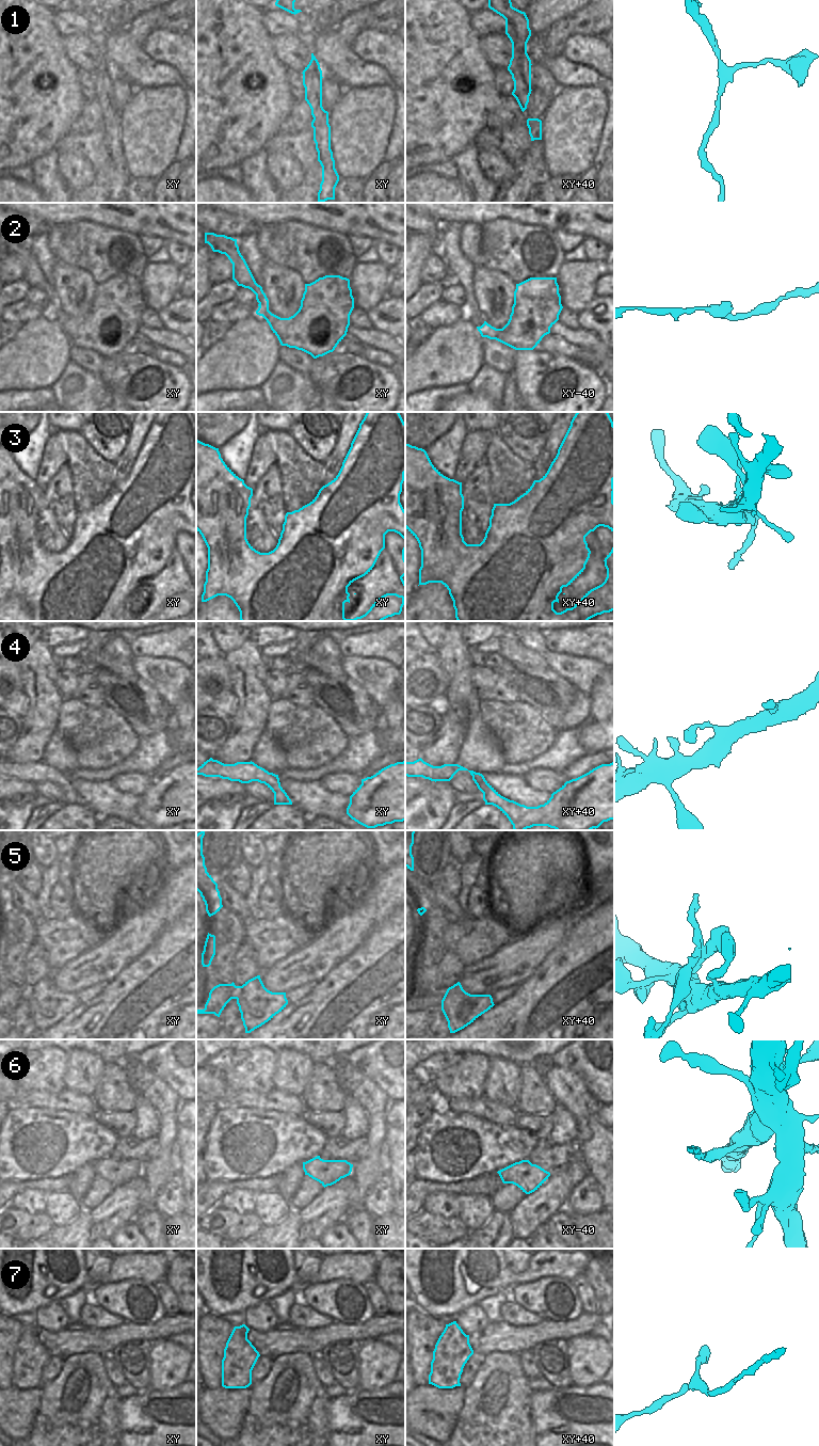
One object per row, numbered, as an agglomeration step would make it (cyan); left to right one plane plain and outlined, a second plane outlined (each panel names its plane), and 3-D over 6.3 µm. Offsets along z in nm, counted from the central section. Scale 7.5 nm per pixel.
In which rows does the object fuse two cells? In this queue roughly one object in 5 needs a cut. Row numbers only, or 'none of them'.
5, 6

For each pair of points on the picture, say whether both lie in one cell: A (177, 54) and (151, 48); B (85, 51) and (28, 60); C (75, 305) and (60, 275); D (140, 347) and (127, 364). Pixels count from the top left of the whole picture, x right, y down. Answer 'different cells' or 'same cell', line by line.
A: same cell
B: different cells
C: same cell
D: different cells

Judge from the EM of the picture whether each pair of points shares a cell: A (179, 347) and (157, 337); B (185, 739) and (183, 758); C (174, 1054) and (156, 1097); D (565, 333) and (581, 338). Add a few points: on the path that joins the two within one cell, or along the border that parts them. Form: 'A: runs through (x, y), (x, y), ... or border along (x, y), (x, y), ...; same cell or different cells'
A: runs through (174, 342), (162, 337); same cell
B: border along (185, 749), (176, 751); different cells
C: border along (141, 1067), (159, 1076), (179, 1098); different cells
D: runs through (569, 335), (577, 336); same cell

